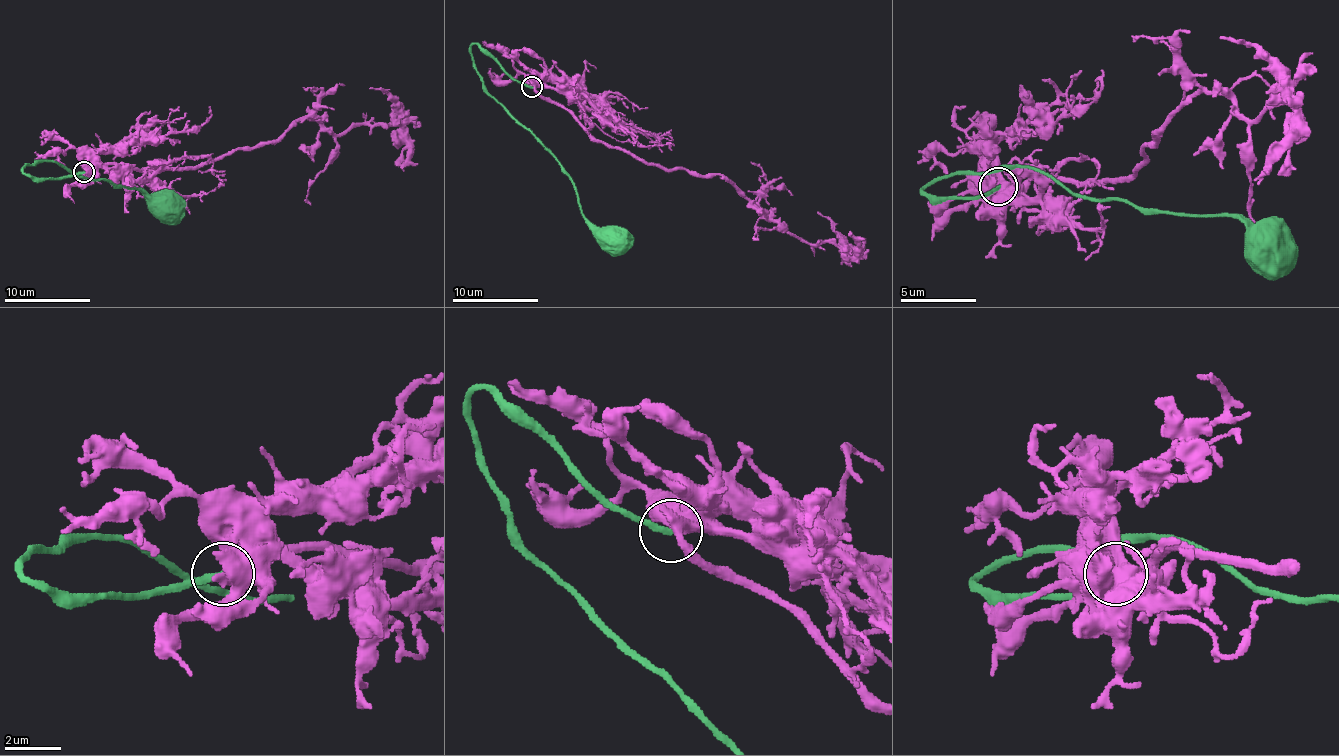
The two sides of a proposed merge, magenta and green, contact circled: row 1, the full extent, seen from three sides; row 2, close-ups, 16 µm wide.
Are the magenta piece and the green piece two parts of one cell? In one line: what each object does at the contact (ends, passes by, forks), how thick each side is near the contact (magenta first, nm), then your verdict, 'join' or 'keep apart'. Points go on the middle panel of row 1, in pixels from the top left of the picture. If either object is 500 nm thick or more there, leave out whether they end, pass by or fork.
magenta passes by; green ends; calibres 440 and 240 nm; keep apart

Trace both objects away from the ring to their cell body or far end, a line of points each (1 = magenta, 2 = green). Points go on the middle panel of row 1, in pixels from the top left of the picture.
1: (532, 87), (592, 136), (639, 158), (723, 175), (806, 241), (834, 241), (849, 252), (857, 245), (851, 233)
2: (532, 87), (517, 83), (479, 47), (470, 47), (483, 87), (556, 160), (588, 220), (611, 235)

